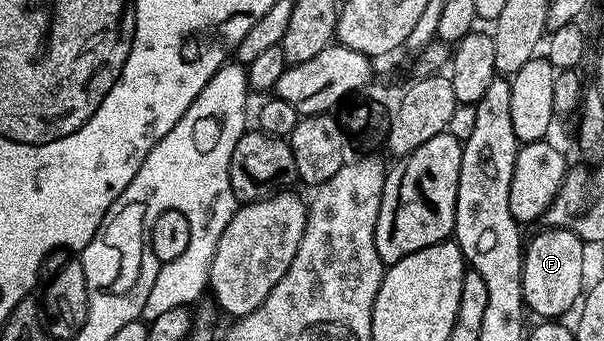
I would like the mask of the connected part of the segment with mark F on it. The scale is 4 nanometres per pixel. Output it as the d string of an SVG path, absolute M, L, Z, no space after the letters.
M546 227L523 248L521 285L526 309L537 318L561 318L564 312L578 307L585 284L585 251L587 245L571 230Z

